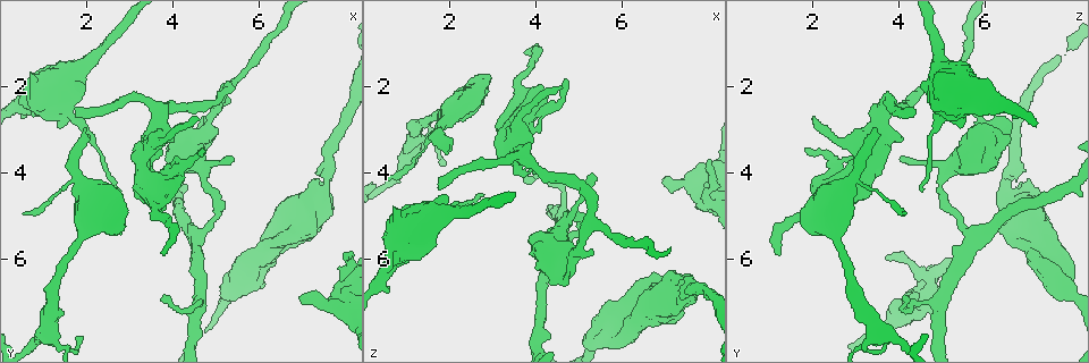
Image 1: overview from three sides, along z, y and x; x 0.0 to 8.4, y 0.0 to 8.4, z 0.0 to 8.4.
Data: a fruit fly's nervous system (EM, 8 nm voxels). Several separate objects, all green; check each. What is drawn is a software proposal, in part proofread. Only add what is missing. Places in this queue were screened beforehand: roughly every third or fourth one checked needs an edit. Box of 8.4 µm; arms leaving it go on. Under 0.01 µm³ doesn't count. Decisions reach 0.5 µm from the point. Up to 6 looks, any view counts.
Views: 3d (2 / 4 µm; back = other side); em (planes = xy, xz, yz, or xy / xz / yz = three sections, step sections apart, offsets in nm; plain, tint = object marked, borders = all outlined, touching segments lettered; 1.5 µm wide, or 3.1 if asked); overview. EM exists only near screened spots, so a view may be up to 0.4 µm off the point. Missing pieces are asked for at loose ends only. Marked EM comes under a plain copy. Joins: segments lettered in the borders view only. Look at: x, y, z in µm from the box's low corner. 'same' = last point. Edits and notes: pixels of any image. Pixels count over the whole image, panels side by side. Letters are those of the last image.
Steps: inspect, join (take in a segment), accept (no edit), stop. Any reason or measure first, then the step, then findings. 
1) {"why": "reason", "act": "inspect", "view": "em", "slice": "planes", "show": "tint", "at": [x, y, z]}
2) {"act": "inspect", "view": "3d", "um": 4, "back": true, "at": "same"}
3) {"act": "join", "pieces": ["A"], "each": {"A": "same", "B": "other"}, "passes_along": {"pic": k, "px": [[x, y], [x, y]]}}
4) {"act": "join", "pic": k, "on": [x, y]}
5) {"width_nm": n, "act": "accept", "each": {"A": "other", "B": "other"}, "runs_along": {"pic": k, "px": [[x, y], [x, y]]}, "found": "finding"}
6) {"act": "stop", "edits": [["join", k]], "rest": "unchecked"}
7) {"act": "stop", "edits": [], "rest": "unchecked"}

{"why": "thin end", "act": "inspect", "view": "3d", "um": 2, "at": [2.75, 4.40, 4.50]}

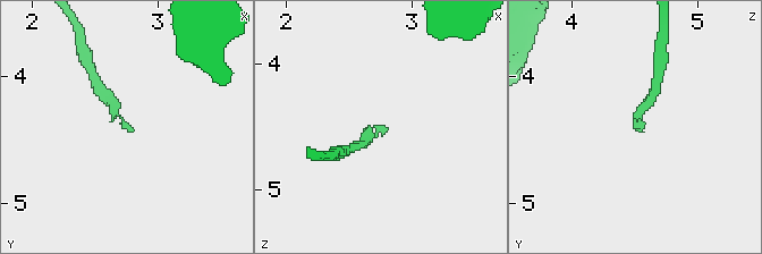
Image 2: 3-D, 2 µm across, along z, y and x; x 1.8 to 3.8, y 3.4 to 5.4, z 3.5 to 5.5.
{"act": "inspect", "view": "em", "slice": "planes", "show": "borders", "at": [2.76, 4.44, 4.54]}

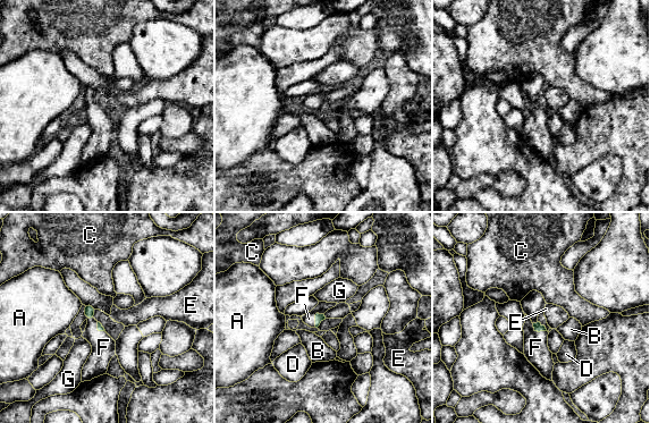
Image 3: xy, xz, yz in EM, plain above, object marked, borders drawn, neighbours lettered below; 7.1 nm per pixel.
{"act": "join", "pieces": ["F"], "each": {"A": "other", "B": "other", "C": "other", "D": "other", "E": "other", "F": "same", "G": "other"}, "passes_along": {"pic": 3, "px": [[319, 318], [315, 316], [309, 319]]}, "found": "it goes on there"}

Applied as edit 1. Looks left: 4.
{"why": "free end", "act": "inspect", "view": "3d", "um": 2, "at": [2.00, 2.90, 3.40]}

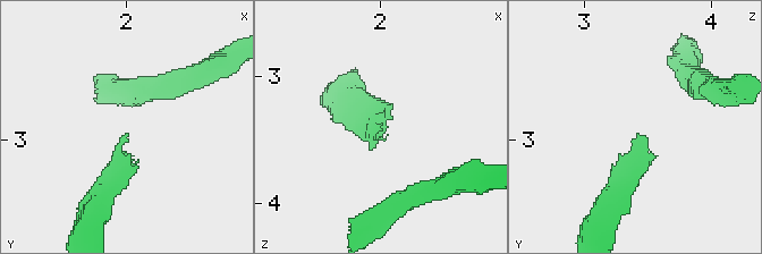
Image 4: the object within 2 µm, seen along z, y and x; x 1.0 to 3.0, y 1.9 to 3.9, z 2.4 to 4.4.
{"why": "now the EM", "act": "inspect", "view": "em", "slice": "xy", "step": 4, "show": "tint", "at": [2.00, 2.96, 3.42]}

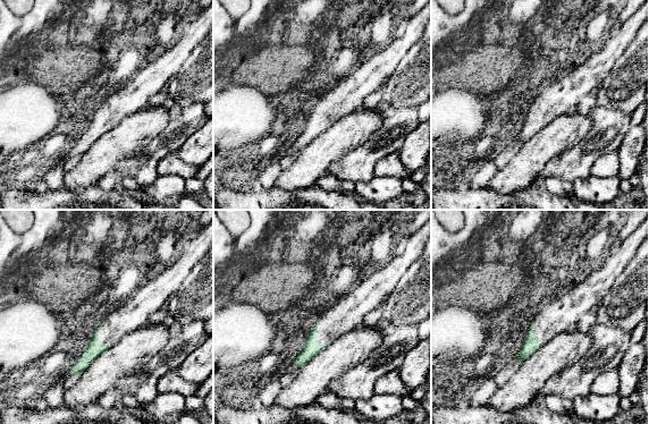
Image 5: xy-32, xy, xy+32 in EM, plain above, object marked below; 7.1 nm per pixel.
{"why": "cut it another way", "act": "inspect", "view": "em", "slice": "planes", "show": "borders", "at": "same"}

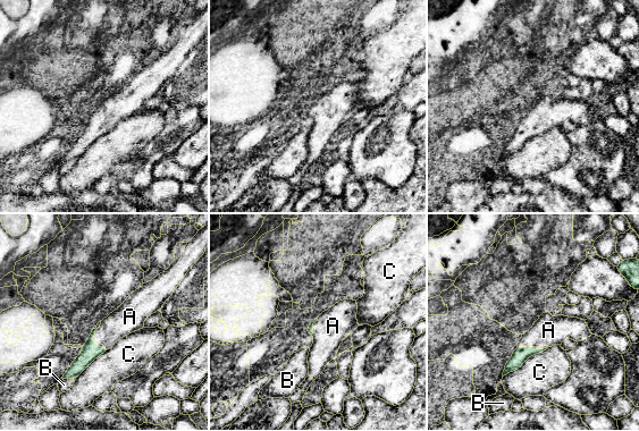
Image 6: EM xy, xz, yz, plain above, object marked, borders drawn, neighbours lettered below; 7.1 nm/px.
{"act": "join", "pieces": ["A"], "each": {"A": "same", "B": "other", "C": "other"}, "passes_along": {"pic": 6, "px": [[90, 352], [92, 337], [123, 321]]}, "found": "the cell continues"}

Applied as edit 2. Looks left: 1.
{"why": "thick end", "act": "inspect", "view": "em", "slice": "planes", "show": "borders", "at": [4.10, 3.65, 2.85]}

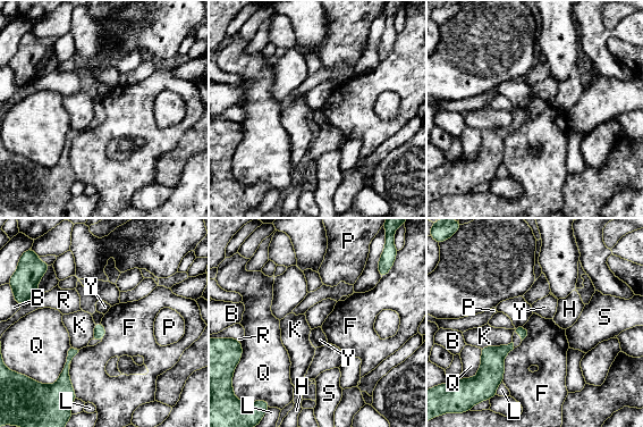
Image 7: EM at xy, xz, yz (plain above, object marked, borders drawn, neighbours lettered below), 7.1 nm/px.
{"longest_contact_nm": ["Q", 300], "act": "accept", "each": {"B": "other", "F": "other", "H": "other", "K": "other", "L": "other", "P": "other", "Q": "other", "R": "other", "S": "other", "Y": "other"}, "border": {"pic": 7, "px": [[514, 349], [504, 359], [502, 382]]}, "found": "none of them fits"}

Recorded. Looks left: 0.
{"act": "stop", "edits": [["join", 3], ["join", 6]], "rest": "unchecked"}

